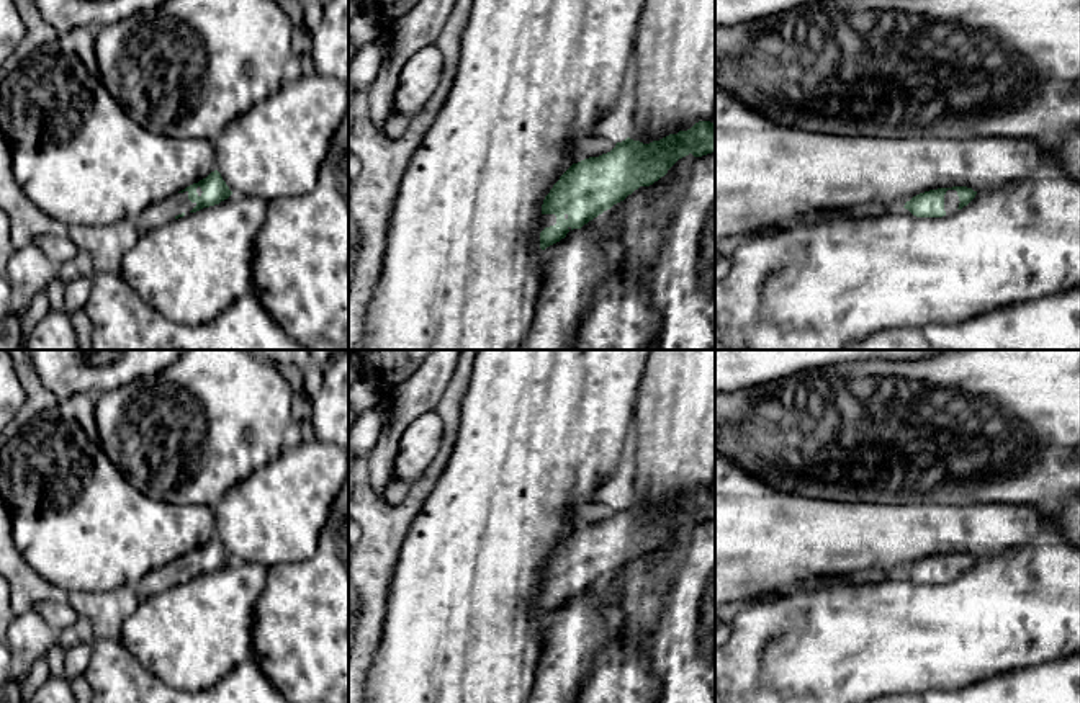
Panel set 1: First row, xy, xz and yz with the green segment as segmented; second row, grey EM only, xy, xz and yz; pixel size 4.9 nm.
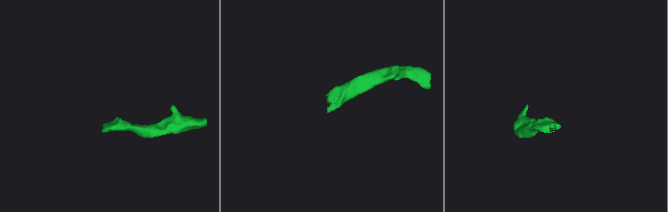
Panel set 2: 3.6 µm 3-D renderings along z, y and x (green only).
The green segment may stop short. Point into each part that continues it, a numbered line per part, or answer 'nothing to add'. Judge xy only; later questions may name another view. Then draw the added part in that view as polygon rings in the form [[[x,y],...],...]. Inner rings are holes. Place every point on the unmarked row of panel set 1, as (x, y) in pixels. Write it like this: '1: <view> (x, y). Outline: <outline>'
1: xy (156, 581). Outline: [[[188,557],[175,559],[162,567],[149,571],[133,589],[142,600],[170,589],[182,579],[188,580],[195,572],[196,569],[188,566]]]

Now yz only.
1: yz (951, 566). Outline: [[[947,556],[946,561],[944,561],[944,577],[946,577],[946,580],[957,577],[959,569],[961,567],[959,567],[957,557]]]

